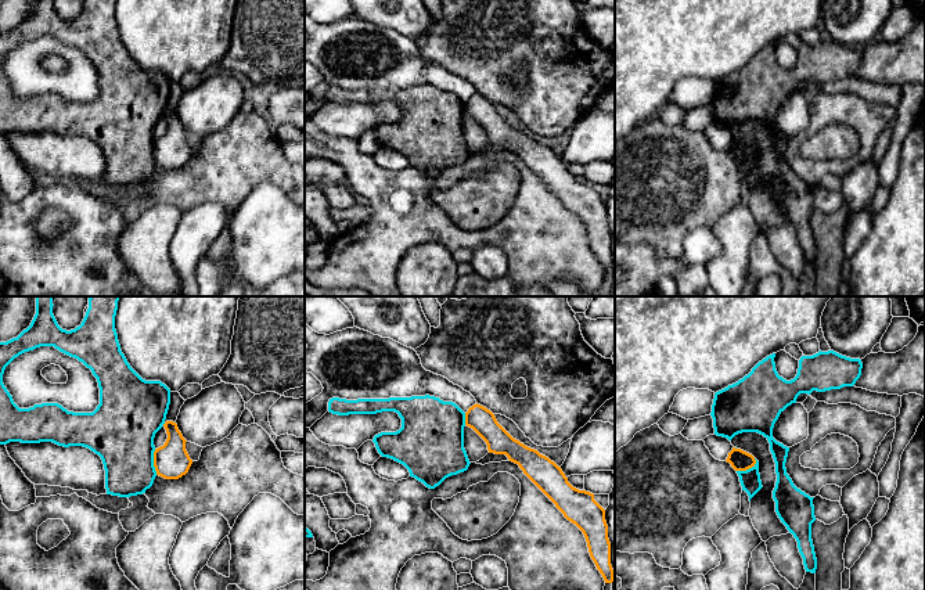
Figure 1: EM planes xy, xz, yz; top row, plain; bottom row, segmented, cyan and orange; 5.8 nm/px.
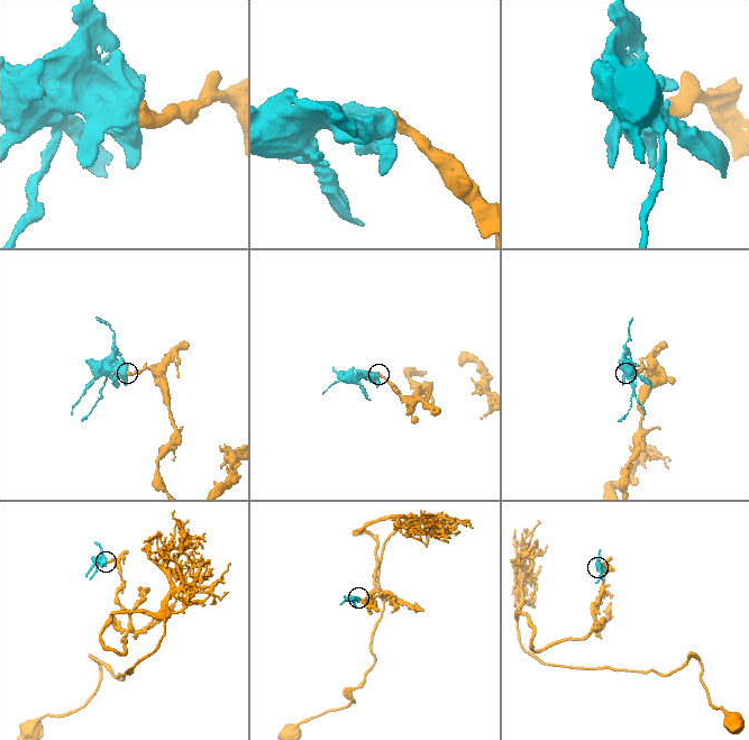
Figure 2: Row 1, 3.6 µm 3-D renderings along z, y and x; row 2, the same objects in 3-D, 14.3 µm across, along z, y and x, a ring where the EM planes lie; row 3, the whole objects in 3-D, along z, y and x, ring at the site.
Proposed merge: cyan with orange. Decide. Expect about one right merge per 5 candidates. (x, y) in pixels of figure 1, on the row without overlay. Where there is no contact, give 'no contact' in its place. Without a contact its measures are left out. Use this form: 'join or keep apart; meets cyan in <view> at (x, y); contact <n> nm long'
keep apart; meets cyan in xy at (153, 151); contact 150 nm long

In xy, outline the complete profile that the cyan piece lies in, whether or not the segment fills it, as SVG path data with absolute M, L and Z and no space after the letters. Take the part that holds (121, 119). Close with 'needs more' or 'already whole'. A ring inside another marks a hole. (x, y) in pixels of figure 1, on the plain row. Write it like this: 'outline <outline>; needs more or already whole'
outline M36 0L30 15L17 28L0 32L0 134L10 132L53 132L83 136L98 144L105 159L107 184L130 187L145 183L154 173L154 127L162 118L170 94L170 79L161 71L143 69L120 40L115 19L116 0L87 0L79 17L62 19L53 0ZM40 36L54 36L91 60L100 78L100 94L93 102L68 101L58 93L19 98L3 73L6 57L19 44Z; already whole

